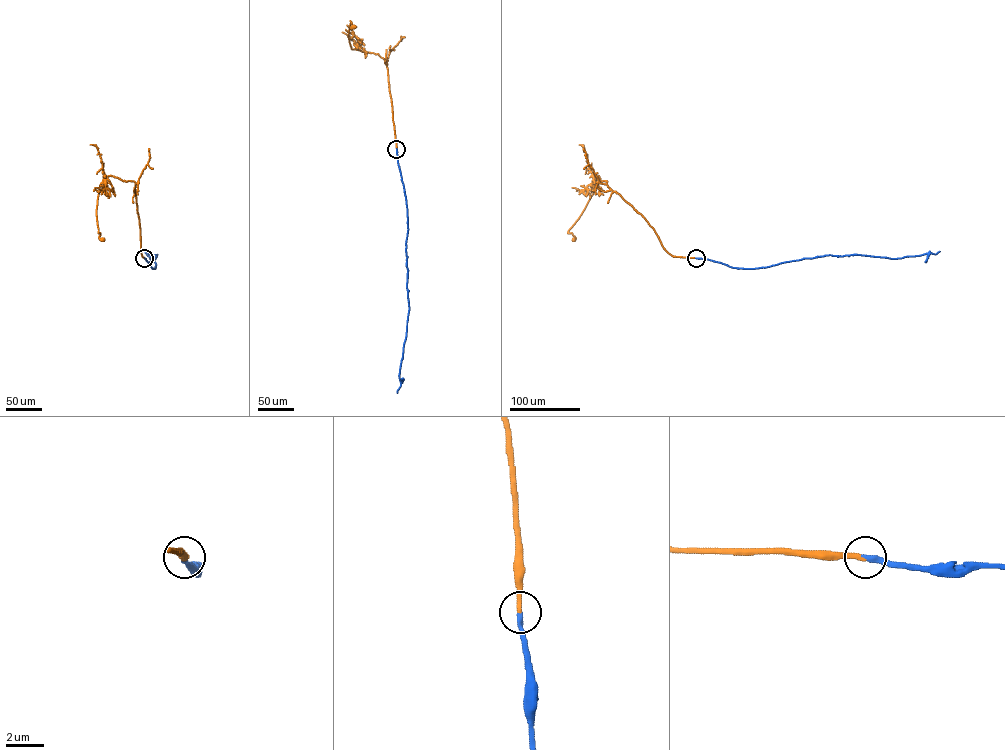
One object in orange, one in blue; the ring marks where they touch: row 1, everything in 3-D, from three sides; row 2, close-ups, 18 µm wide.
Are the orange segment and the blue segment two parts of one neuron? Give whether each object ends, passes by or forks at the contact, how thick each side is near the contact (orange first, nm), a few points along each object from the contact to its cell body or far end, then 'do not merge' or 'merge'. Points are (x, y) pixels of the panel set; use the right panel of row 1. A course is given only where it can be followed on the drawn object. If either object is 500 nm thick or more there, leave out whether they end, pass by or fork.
orange ends there; blue ends there; 280 nm thick on the orange side, 300 nm on the other; orange runs (696, 258), (668, 253), (645, 219), (598, 176), (593, 193), (568, 232), (573, 240); blue runs (696, 258), (751, 269), (826, 255), (897, 258), (939, 251); merge

